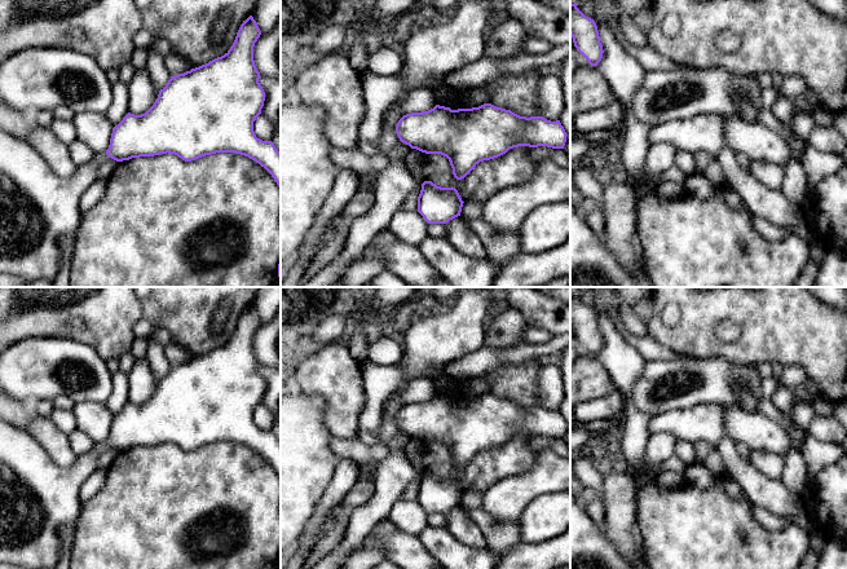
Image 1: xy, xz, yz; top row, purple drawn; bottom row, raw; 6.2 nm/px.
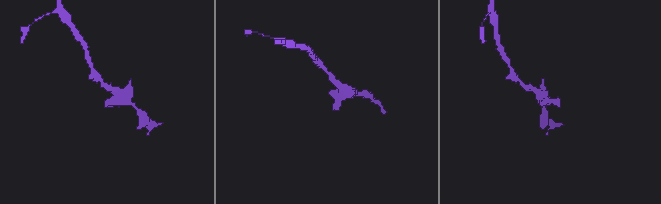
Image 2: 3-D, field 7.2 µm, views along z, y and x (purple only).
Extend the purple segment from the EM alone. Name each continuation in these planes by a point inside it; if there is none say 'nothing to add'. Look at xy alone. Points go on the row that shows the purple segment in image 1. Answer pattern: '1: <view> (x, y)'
1: xy (38, 207)

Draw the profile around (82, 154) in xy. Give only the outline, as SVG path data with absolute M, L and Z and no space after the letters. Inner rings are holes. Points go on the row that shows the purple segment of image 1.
M75 140L71 145L69 145L69 151L76 166L89 163L94 155L92 150L79 140Z

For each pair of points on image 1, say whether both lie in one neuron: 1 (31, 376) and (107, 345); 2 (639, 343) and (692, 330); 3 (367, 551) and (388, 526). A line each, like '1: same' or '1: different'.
1: different
2: different
3: same

